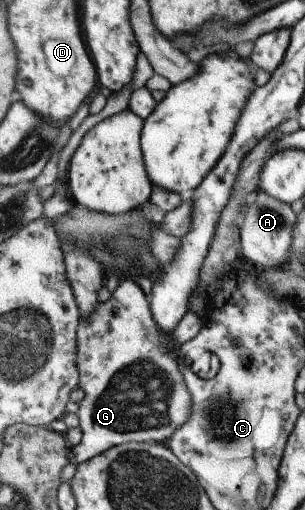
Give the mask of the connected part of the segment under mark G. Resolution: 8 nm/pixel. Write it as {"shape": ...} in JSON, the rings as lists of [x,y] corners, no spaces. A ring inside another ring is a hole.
{"shape":[[[129,279],[119,281],[110,299],[95,305],[89,317],[79,317],[75,331],[75,365],[79,372],[78,387],[83,391],[76,412],[81,439],[77,445],[67,444],[68,463],[87,461],[123,442],[155,441],[164,444],[173,430],[183,425],[187,417],[191,417],[191,393],[187,393],[187,387],[179,373],[177,350],[182,343],[193,339],[201,326],[201,319],[187,310],[171,335],[163,333],[151,317],[151,309],[143,292]]]}

